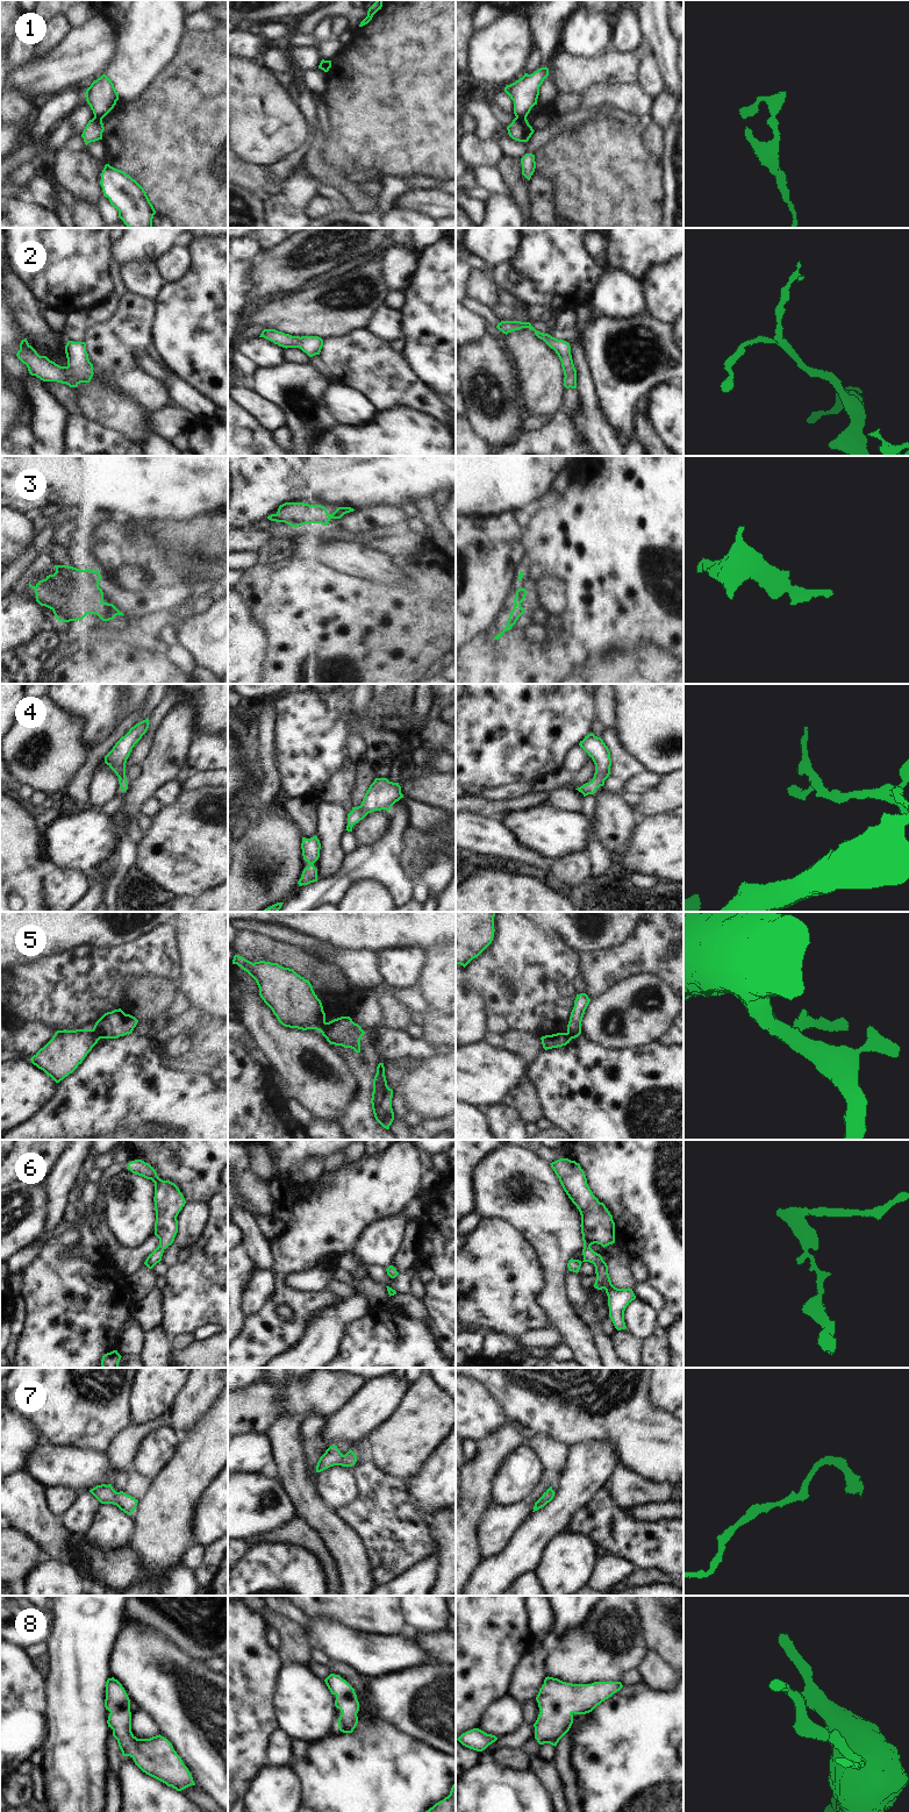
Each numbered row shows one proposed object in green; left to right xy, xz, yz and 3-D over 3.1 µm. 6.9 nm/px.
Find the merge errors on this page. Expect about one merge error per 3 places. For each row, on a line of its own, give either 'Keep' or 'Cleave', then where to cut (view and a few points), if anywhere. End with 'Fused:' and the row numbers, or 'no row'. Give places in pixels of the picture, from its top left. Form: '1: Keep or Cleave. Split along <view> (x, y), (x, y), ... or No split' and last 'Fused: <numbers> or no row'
1: Cleave. Split along yz (516, 116), (525, 119)
2: Keep. No split
3: Keep. No split
4: Keep. No split
5: Cleave. Split along xy (92, 1029), (100, 1038)
6: Keep. No split
7: Keep. No split
8: Keep. No split
Fused: 1, 5

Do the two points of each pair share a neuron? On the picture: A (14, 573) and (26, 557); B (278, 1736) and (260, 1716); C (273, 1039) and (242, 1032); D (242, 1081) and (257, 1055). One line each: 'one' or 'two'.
A: one
B: two
C: two
D: two

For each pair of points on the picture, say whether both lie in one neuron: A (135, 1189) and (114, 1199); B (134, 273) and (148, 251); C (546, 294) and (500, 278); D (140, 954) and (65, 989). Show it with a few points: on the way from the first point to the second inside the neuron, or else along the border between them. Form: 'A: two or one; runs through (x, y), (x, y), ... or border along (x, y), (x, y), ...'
A: one; runs through (130, 1189), (127, 1189), (119, 1197)
B: two; border along (156, 261), (130, 261), (121, 266)
C: one; runs through (535, 290), (515, 290), (512, 287)
D: one; runs through (121, 963), (92, 981), (84, 983)

